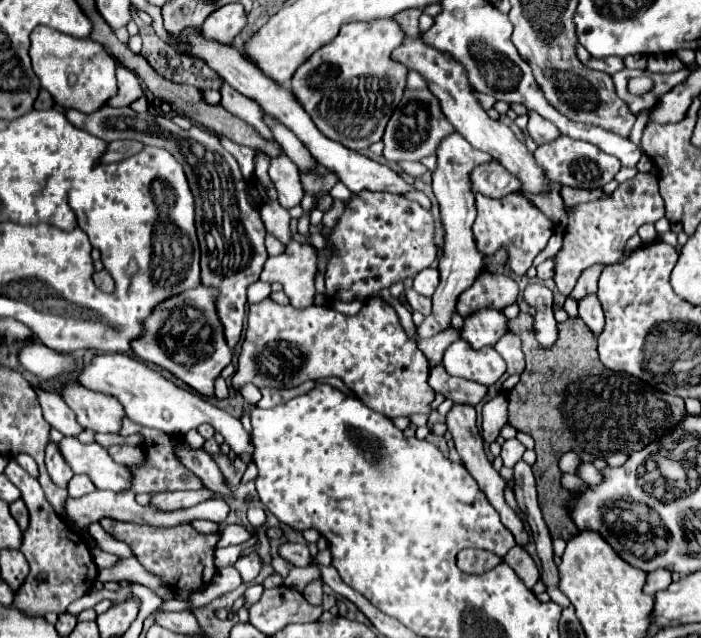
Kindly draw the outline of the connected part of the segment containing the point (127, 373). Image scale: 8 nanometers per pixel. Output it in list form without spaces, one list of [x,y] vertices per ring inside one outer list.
[[[120,352],[98,354],[94,358],[92,366],[84,368],[78,374],[78,380],[82,382],[82,386],[88,386],[90,390],[100,390],[104,394],[116,396],[118,402],[124,406],[126,416],[140,426],[156,428],[156,430],[162,430],[166,434],[182,438],[188,430],[198,428],[200,424],[212,424],[214,430],[224,436],[224,440],[228,442],[228,446],[234,454],[252,456],[252,452],[254,452],[250,434],[242,428],[238,418],[216,408],[214,404],[204,400],[200,394],[188,392],[188,390],[176,386],[174,382],[166,380],[160,372],[152,370],[148,364],[136,360],[134,356],[126,356]]]

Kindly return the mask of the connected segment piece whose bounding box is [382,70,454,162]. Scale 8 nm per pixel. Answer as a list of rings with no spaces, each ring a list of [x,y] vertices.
[[[410,70],[404,96],[402,96],[400,104],[396,106],[392,118],[388,120],[388,126],[386,126],[386,132],[382,138],[384,140],[384,158],[388,162],[402,162],[402,160],[422,160],[426,156],[434,156],[440,142],[450,134],[454,134],[454,126],[442,114],[440,102],[428,90],[428,82],[422,78],[422,74],[418,74],[416,70]]]

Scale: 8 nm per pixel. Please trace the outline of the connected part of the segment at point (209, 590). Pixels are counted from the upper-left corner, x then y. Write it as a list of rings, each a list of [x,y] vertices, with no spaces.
[[[233,566],[223,568],[217,571],[212,582],[204,591],[191,593],[189,599],[192,602],[192,608],[202,607],[217,597],[235,590],[241,584],[240,574]]]

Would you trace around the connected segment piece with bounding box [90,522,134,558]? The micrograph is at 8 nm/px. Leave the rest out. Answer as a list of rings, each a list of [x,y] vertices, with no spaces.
[[[98,522],[90,526],[90,536],[96,540],[96,544],[104,550],[104,552],[110,552],[110,554],[116,554],[120,558],[132,558],[134,552],[130,550],[128,544],[116,540],[112,534],[108,534]]]

